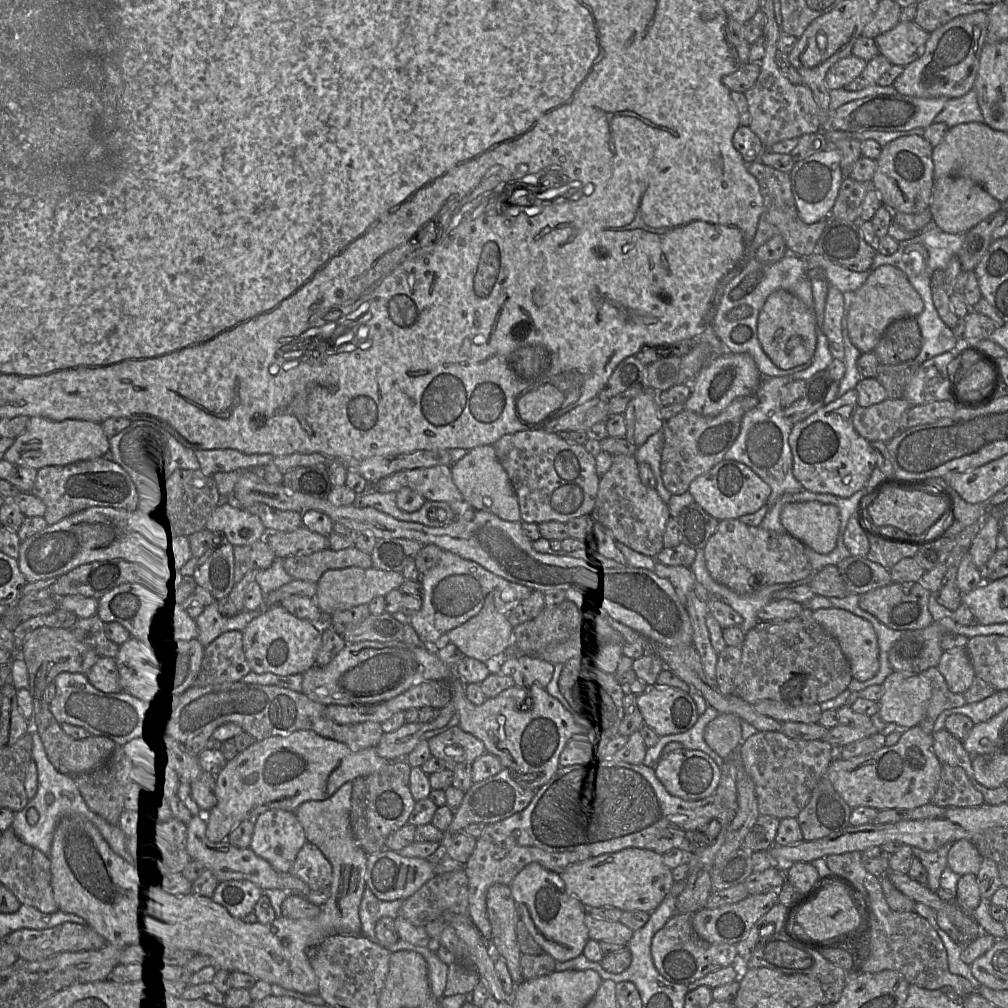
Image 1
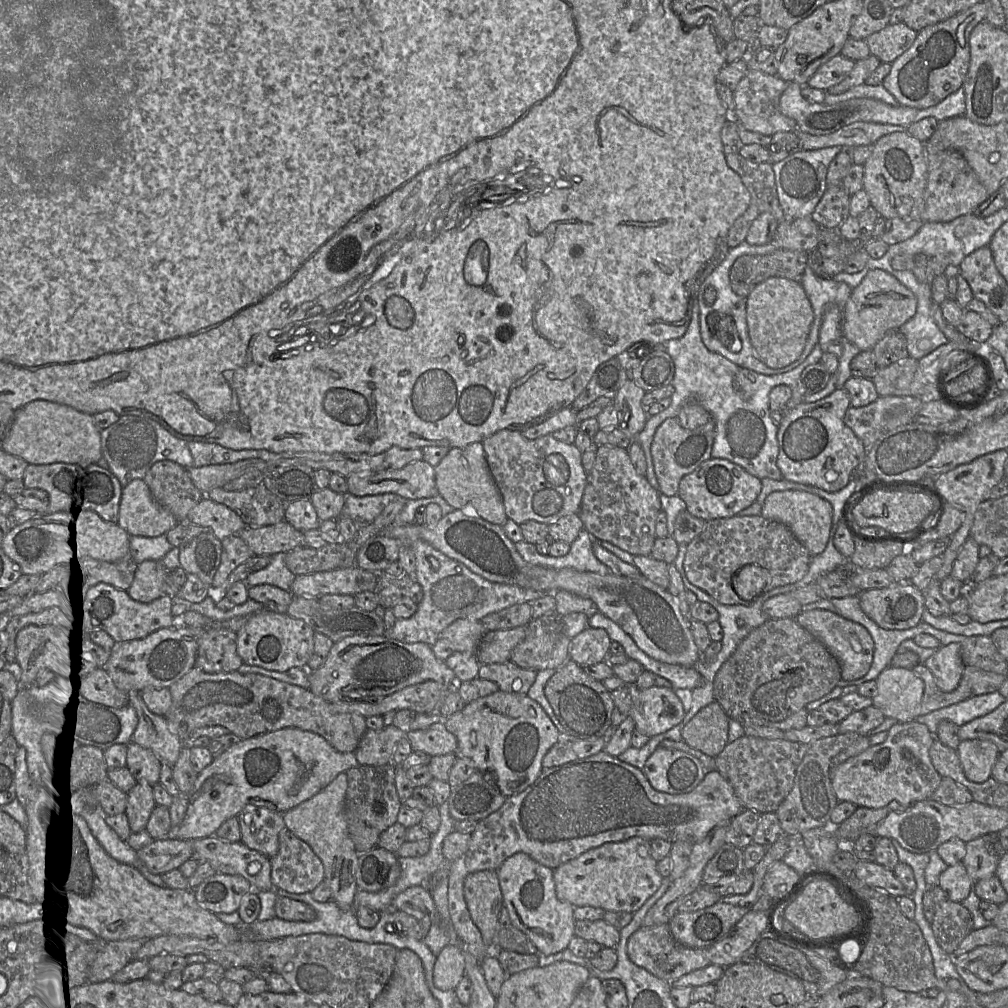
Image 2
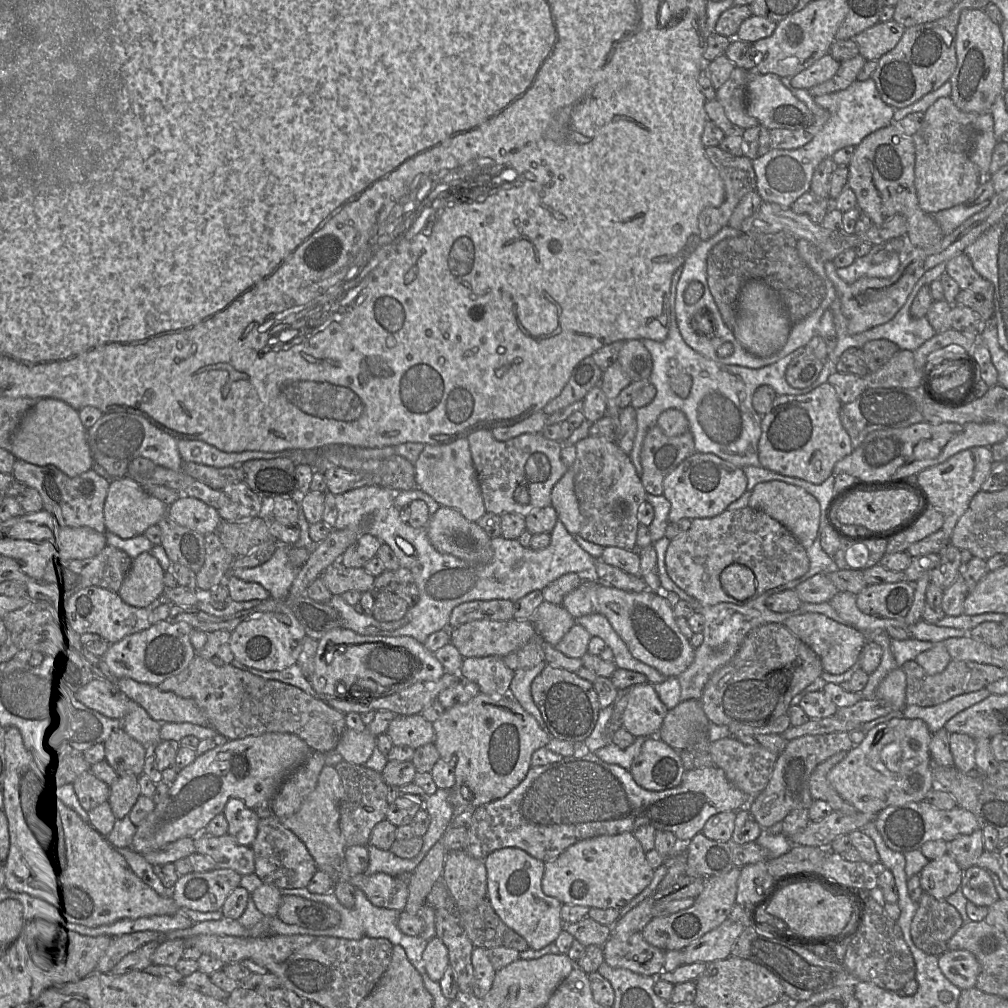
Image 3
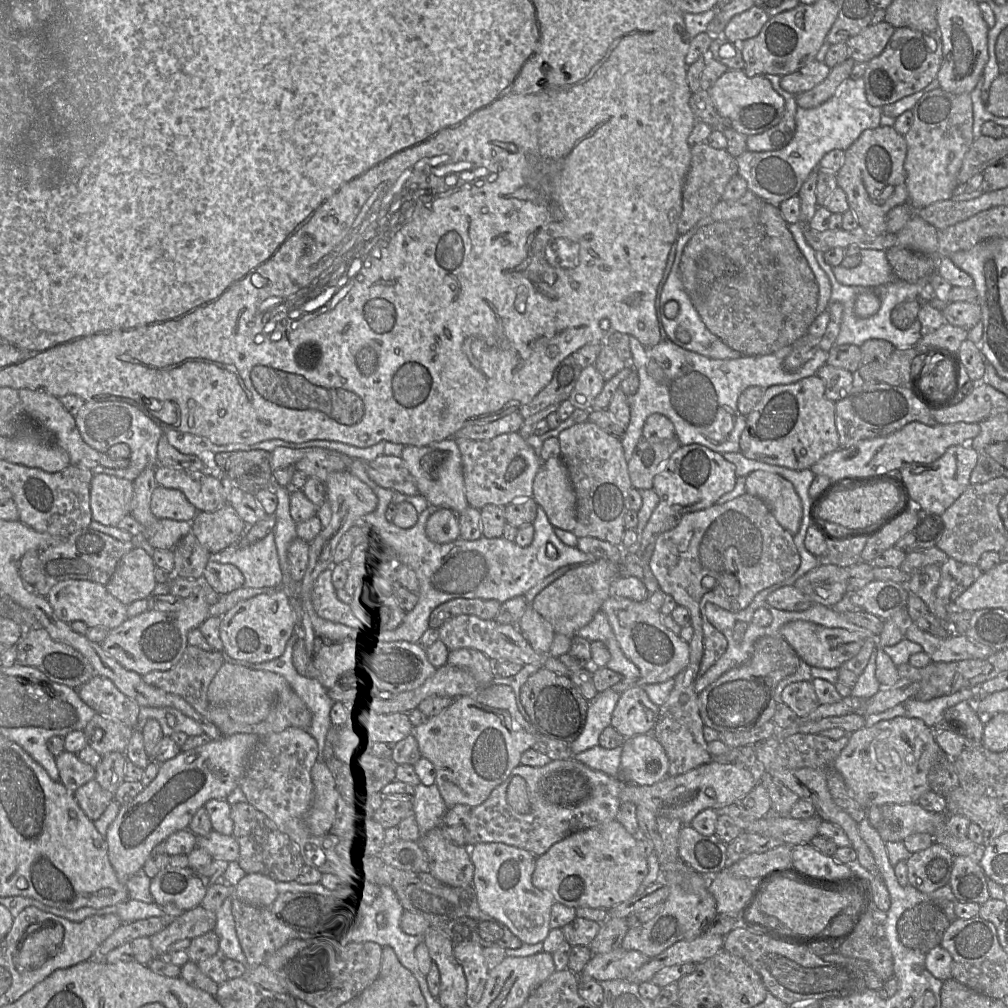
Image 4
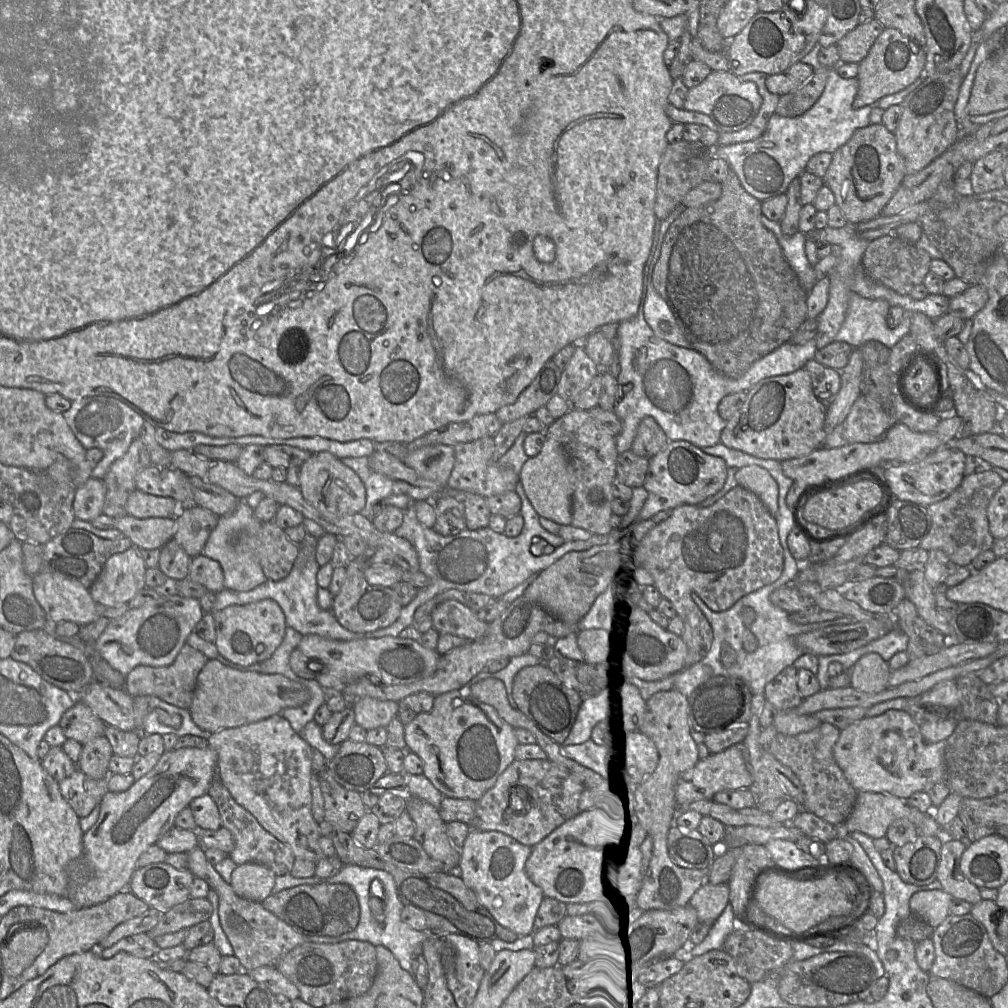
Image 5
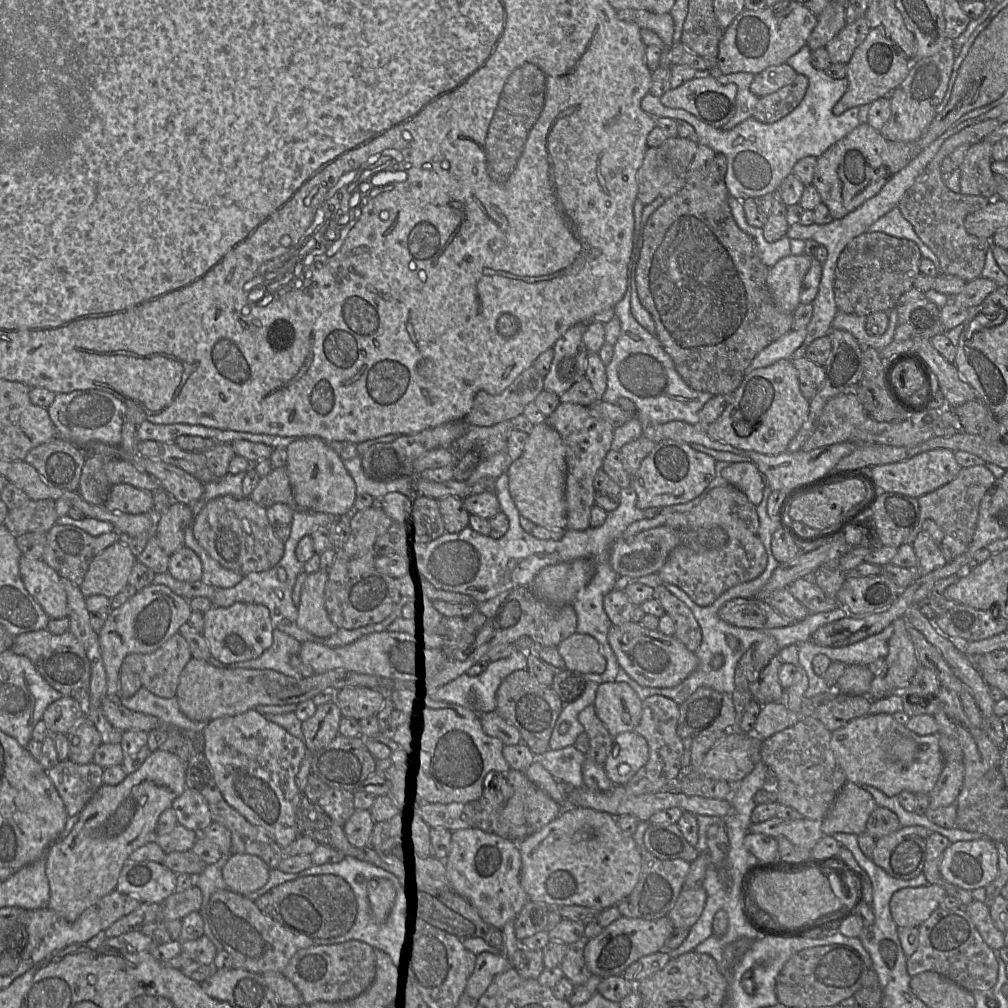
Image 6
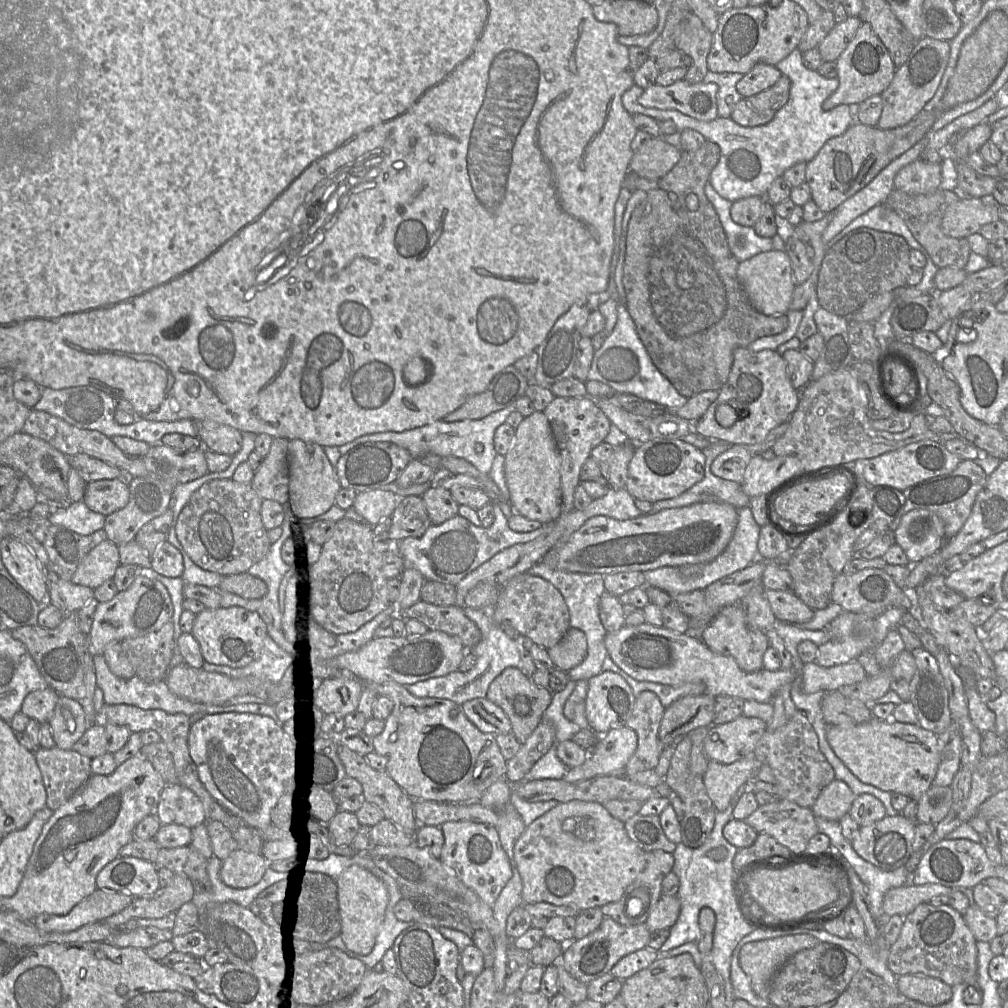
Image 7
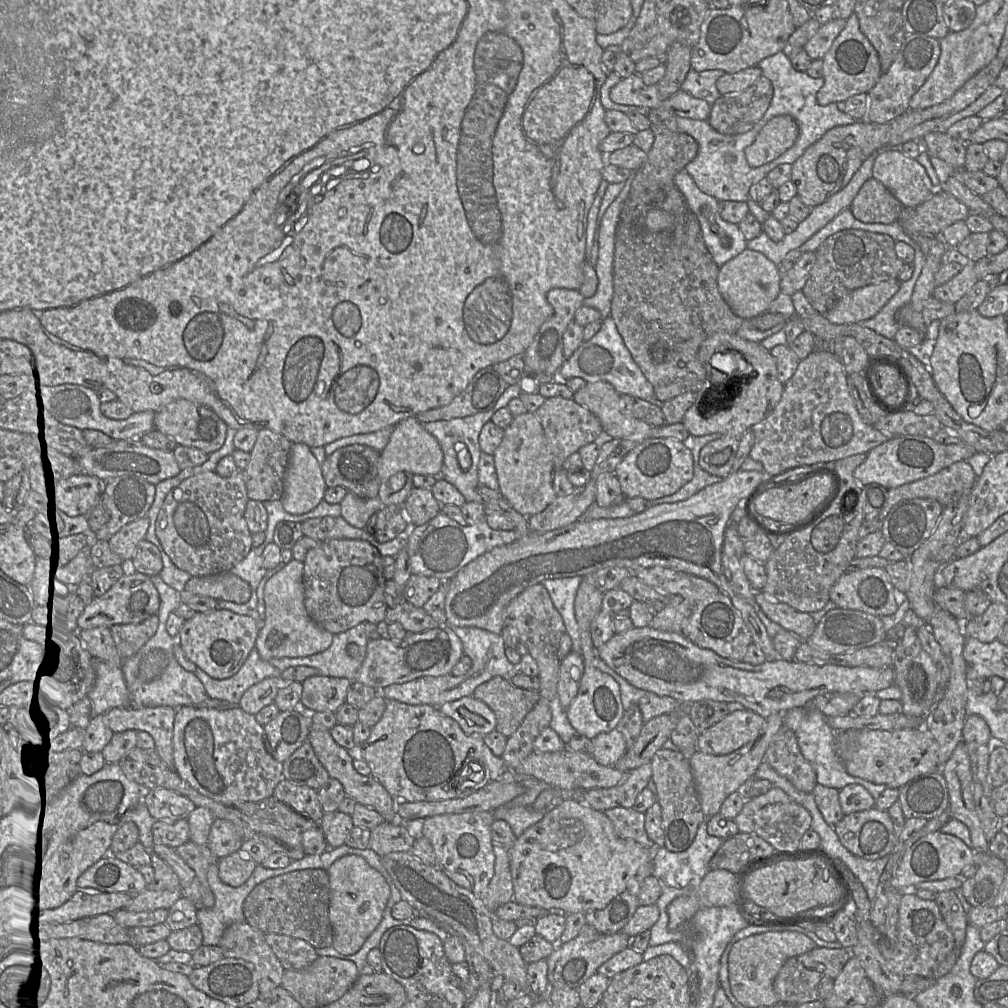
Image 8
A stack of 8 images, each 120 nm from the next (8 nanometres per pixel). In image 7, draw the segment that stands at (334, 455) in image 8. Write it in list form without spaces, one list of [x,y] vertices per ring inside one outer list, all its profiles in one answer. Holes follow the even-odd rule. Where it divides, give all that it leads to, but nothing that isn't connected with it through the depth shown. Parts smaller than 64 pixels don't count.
[[[365,442],[362,444],[355,445],[355,447],[353,447],[352,449],[350,449],[349,451],[345,452],[345,453],[343,453],[340,456],[340,458],[338,459],[338,461],[336,462],[336,464],[334,465],[334,468],[335,468],[337,479],[339,481],[341,488],[352,489],[352,490],[356,491],[357,493],[359,493],[359,492],[363,492],[363,491],[378,490],[378,489],[381,489],[386,484],[394,482],[398,478],[398,476],[403,472],[403,470],[407,467],[407,465],[410,463],[410,461],[412,459],[420,459],[420,458],[413,458],[407,449],[402,448],[396,444],[393,444],[390,442]]]

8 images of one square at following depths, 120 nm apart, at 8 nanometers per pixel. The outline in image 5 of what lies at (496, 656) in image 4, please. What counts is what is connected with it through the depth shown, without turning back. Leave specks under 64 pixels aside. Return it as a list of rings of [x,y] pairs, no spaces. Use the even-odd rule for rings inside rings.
[[[452,600],[438,604],[430,617],[439,634],[452,634],[470,641],[482,639],[489,627],[489,623],[480,620],[476,612]]]

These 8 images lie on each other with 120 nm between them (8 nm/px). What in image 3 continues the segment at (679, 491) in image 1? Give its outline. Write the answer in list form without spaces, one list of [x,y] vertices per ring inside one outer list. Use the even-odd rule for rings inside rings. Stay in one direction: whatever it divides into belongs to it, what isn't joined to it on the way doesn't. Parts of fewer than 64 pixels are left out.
[[[657,424],[650,427],[640,453],[640,479],[647,493],[663,495],[664,478],[695,452],[694,438],[689,430],[679,436],[670,437]]]

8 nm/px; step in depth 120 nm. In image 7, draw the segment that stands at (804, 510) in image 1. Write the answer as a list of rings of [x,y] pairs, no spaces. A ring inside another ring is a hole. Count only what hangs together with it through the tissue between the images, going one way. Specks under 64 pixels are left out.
[[[730,445],[727,450],[715,458],[711,465],[711,471],[719,478],[741,484],[752,457],[748,446]]]

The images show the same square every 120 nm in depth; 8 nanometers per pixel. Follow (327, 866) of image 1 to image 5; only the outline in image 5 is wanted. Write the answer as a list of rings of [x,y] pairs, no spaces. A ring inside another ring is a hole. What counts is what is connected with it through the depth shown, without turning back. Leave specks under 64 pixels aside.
[[[218,776],[212,781],[207,794],[218,807],[221,825],[233,836],[235,847],[229,856],[235,864],[258,863],[269,868],[276,876],[290,874],[296,859],[291,848],[265,830],[248,810],[239,805]]]

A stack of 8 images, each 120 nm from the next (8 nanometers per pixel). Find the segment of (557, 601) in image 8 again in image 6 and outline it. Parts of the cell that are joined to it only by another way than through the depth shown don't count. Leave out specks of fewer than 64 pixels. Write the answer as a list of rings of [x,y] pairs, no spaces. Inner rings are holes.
[[[599,562],[597,565],[596,573],[590,582],[577,594],[572,605],[576,613],[576,632],[581,634],[588,634],[594,637],[600,646],[600,651],[606,659],[607,665],[603,673],[585,673],[582,677],[585,681],[592,681],[598,684],[604,682],[615,681],[617,673],[620,669],[616,655],[613,652],[608,642],[608,631],[612,625],[609,617],[607,616],[603,600],[605,595],[619,586],[621,580],[618,574],[610,566],[609,562]]]

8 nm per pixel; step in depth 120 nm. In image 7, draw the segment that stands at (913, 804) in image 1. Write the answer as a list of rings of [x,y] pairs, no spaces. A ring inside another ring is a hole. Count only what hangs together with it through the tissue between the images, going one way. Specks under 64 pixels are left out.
[[[873,719],[866,723],[828,726],[827,741],[836,756],[862,782],[888,792],[907,795],[916,802],[932,786],[940,762],[937,735],[919,725]]]

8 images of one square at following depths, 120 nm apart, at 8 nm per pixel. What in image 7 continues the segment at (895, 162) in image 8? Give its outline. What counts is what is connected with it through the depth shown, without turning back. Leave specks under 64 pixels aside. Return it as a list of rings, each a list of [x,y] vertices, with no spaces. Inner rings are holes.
[[[944,151],[942,157],[937,162],[928,162],[924,159],[917,159],[903,167],[894,179],[894,188],[910,194],[924,194],[939,188],[942,178],[941,160],[945,157]]]

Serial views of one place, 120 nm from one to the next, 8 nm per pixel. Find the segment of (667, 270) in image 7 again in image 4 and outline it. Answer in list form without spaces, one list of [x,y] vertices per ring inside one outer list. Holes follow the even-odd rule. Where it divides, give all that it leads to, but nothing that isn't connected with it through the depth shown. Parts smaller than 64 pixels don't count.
[[[764,201],[758,213],[695,226],[683,248],[679,276],[707,329],[743,356],[762,356],[792,345],[808,332],[819,295],[816,277],[796,244],[779,206]]]

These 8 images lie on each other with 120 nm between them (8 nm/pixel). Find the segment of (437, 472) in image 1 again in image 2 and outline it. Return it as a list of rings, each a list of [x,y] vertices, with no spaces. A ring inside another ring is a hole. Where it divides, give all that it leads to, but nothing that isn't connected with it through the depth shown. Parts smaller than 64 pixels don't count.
[[[422,460],[400,469],[354,473],[346,479],[348,493],[357,496],[393,493],[406,499],[419,499],[438,495],[434,466]]]

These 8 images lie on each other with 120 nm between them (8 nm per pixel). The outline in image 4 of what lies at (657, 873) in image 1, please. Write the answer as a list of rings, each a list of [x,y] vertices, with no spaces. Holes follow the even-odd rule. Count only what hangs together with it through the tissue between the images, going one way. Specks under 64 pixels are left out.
[[[613,820],[575,832],[537,856],[531,881],[565,906],[610,909],[633,897],[647,874],[647,858],[639,853],[636,836]]]

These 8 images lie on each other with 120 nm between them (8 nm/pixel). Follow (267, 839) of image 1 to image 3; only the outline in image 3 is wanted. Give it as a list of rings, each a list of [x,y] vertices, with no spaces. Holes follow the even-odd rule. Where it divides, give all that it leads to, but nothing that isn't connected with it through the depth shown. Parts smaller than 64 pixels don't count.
[[[230,799],[223,810],[228,822],[228,835],[240,845],[251,847],[254,842],[260,814],[248,808],[239,799]]]

